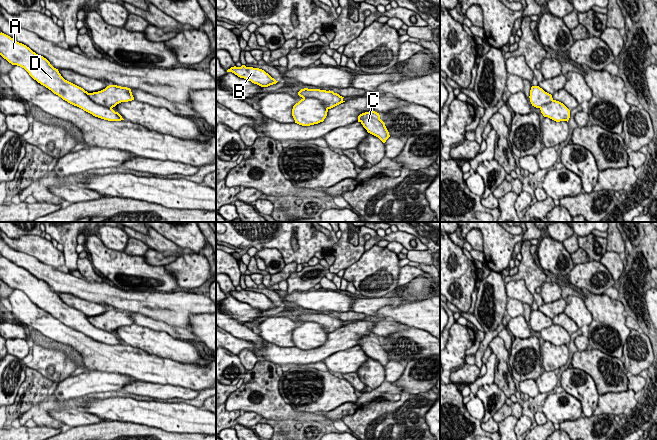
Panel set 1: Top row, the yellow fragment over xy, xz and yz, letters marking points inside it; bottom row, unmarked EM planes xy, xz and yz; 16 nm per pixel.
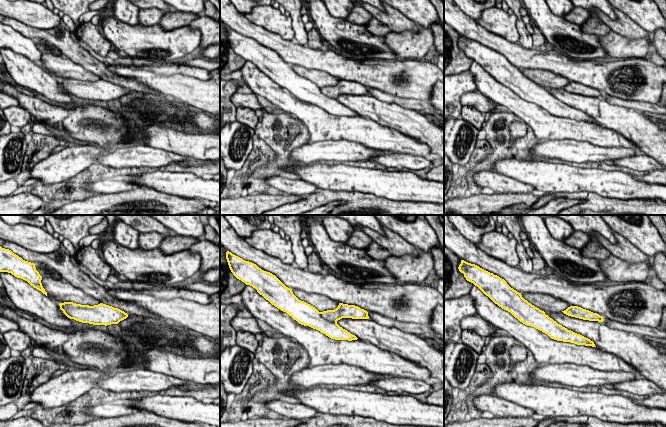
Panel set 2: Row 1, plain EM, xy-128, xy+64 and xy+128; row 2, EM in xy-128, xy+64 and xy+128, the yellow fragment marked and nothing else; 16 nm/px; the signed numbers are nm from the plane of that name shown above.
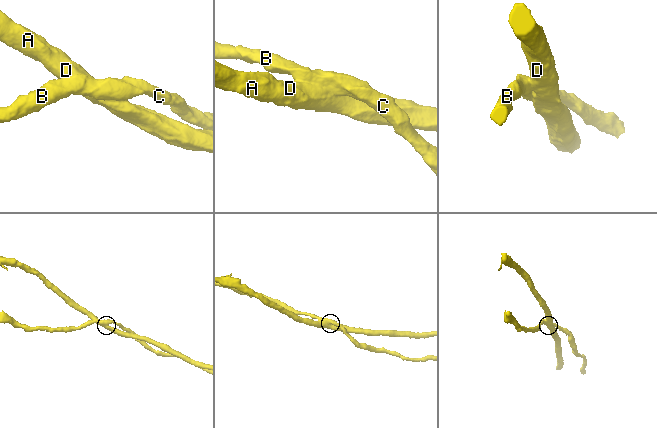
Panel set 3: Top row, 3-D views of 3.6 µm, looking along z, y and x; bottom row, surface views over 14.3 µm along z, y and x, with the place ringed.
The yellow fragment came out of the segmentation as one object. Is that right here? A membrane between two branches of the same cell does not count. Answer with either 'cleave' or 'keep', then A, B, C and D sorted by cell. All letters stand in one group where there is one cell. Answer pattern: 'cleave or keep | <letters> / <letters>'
cleave | A D / B C

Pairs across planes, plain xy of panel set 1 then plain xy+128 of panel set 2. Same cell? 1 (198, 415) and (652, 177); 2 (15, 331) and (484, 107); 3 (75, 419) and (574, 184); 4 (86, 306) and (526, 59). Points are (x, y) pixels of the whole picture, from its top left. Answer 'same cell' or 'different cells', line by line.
1: different cells
2: same cell
3: different cells
4: different cells

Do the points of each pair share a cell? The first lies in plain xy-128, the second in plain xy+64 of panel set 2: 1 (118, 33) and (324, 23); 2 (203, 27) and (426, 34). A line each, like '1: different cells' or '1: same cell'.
1: same cell
2: same cell

